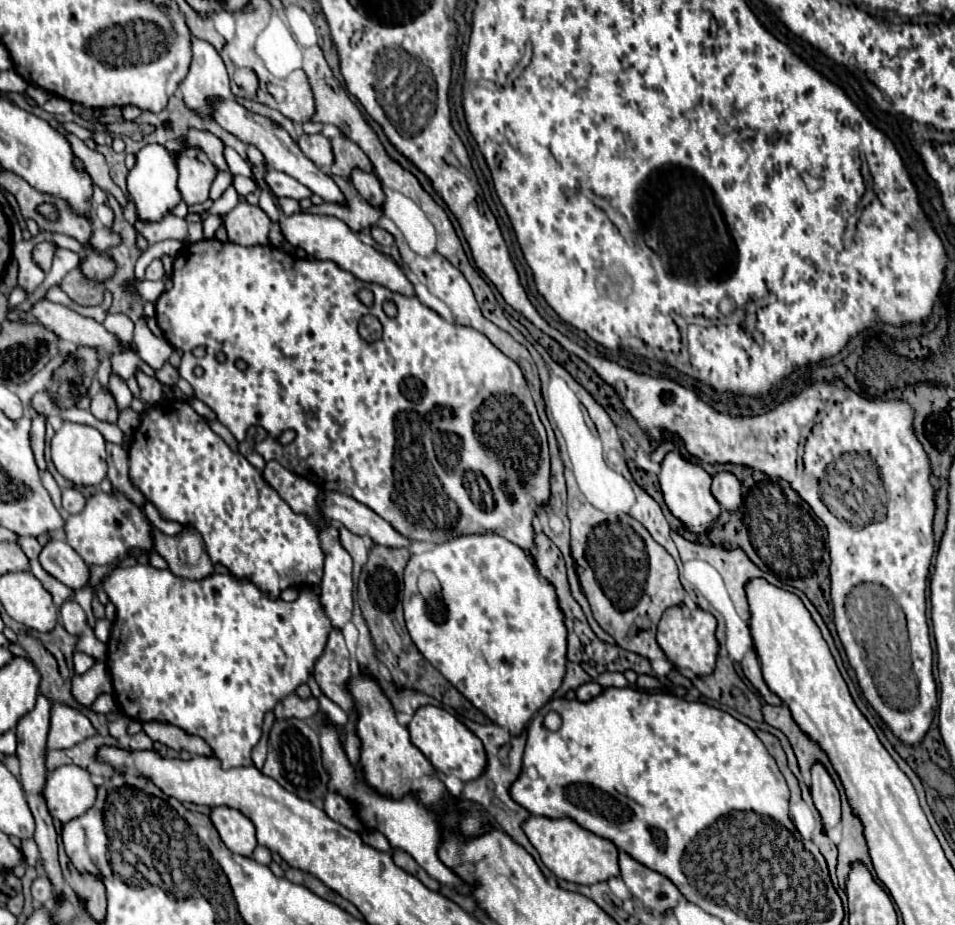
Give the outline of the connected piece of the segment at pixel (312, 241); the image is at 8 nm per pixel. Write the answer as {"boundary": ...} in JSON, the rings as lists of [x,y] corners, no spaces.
{"boundary":[[[299,211],[299,213],[283,217],[279,221],[279,227],[281,227],[283,237],[293,247],[301,247],[309,257],[321,259],[321,261],[331,259],[341,269],[351,271],[357,279],[361,279],[365,283],[377,283],[377,285],[383,285],[383,287],[397,291],[401,295],[413,295],[413,285],[403,275],[399,265],[393,259],[385,257],[379,249],[365,245],[345,223],[341,223],[341,219],[331,217],[331,215],[315,215],[309,211]]]}

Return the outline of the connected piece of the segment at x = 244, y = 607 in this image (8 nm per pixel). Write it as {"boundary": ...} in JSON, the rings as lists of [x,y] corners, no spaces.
{"boundary":[[[133,565],[133,567],[119,567],[113,569],[111,573],[107,573],[101,579],[101,587],[103,591],[107,591],[109,599],[115,603],[117,615],[111,627],[111,637],[107,641],[107,667],[111,673],[111,681],[113,681],[113,691],[115,691],[115,701],[119,703],[117,707],[121,709],[123,715],[127,715],[129,719],[135,721],[161,721],[161,723],[171,723],[179,729],[183,729],[189,735],[201,737],[213,751],[215,757],[221,761],[223,769],[233,769],[233,767],[251,767],[251,751],[253,747],[259,743],[261,739],[261,727],[263,727],[263,717],[265,711],[271,711],[279,701],[283,701],[287,695],[297,693],[299,685],[305,685],[309,681],[309,677],[315,671],[315,663],[317,659],[323,655],[325,645],[327,645],[327,637],[331,631],[331,623],[325,615],[325,609],[321,607],[319,595],[313,589],[307,591],[299,591],[297,599],[287,603],[283,599],[271,599],[269,593],[261,591],[255,583],[251,583],[247,577],[235,577],[231,573],[213,573],[205,579],[199,581],[191,581],[191,579],[181,579],[177,575],[173,575],[169,569],[155,569],[151,565]]]}

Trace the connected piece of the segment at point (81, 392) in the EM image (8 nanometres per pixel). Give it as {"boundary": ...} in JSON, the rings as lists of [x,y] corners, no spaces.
{"boundary":[[[79,347],[79,351],[69,353],[63,365],[53,371],[53,383],[47,391],[59,409],[75,407],[81,397],[93,393],[99,359],[101,353],[97,349]]]}

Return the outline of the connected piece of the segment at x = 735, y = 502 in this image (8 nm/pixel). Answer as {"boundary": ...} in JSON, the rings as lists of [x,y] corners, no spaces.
{"boundary":[[[723,471],[713,477],[713,497],[725,511],[739,511],[743,497],[741,497],[741,485],[735,479],[735,475]]]}

